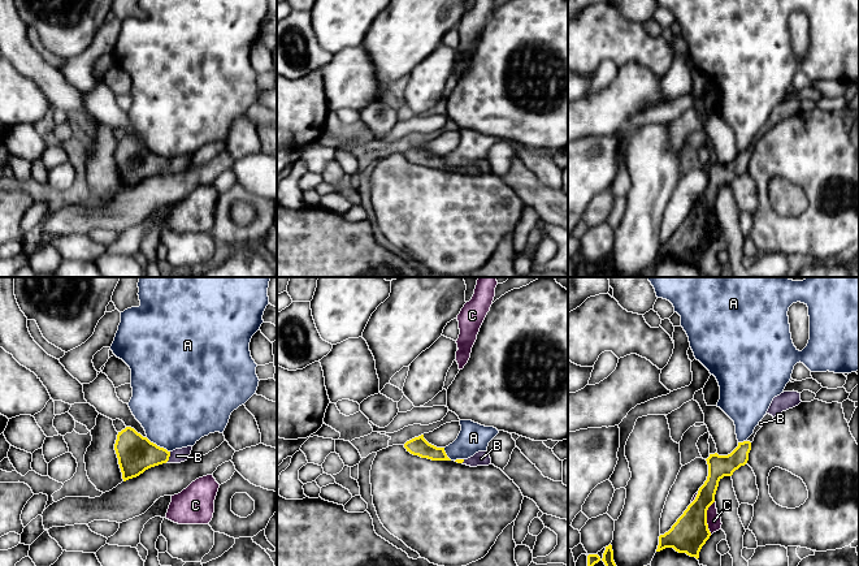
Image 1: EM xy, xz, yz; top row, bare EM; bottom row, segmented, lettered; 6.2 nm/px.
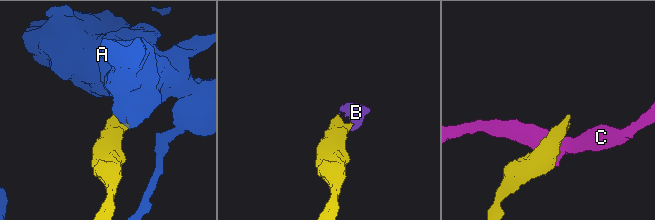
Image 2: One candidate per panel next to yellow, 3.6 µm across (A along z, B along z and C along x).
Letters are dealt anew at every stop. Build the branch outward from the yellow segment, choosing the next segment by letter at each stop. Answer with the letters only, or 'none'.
B

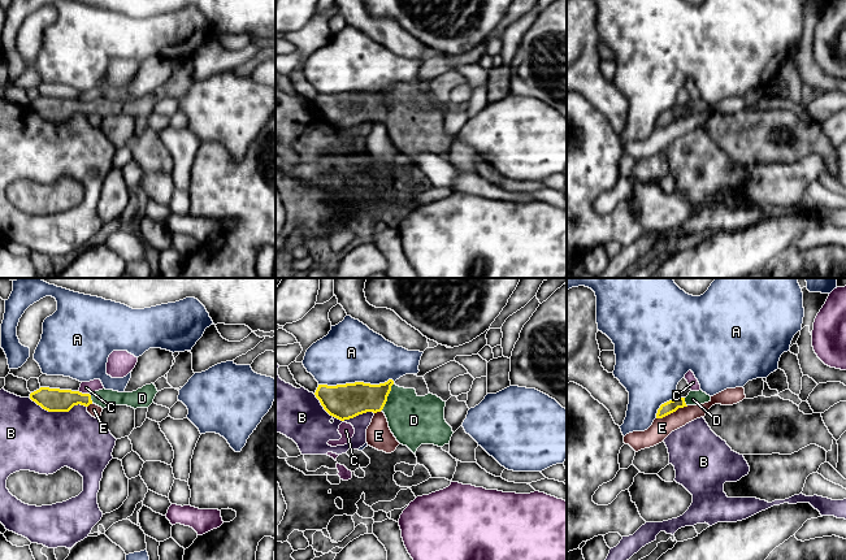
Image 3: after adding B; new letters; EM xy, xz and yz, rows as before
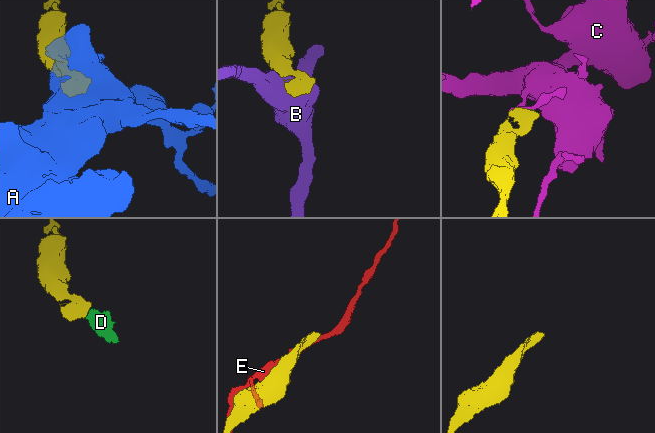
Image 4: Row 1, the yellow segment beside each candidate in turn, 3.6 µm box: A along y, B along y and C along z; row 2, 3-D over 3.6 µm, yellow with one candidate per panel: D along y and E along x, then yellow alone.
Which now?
D

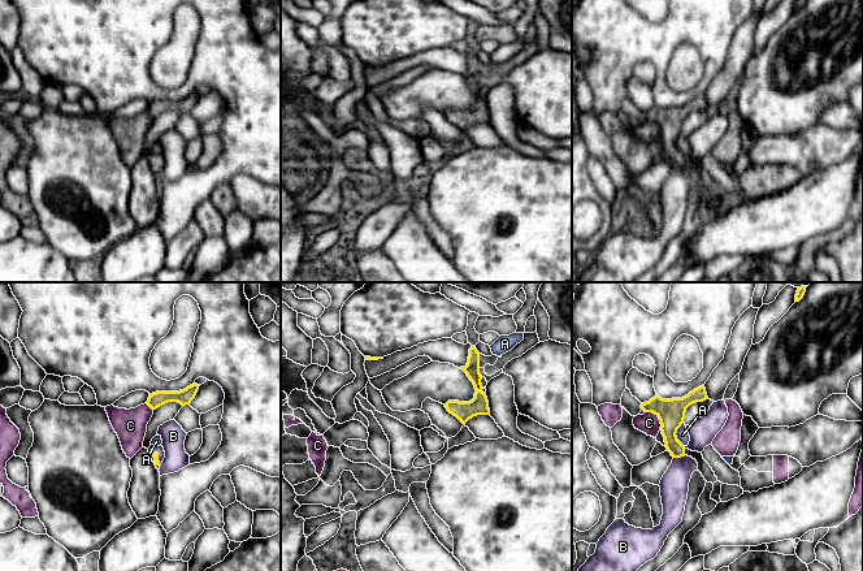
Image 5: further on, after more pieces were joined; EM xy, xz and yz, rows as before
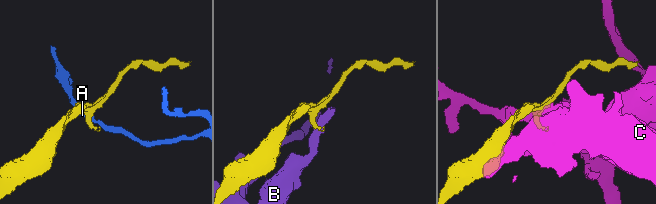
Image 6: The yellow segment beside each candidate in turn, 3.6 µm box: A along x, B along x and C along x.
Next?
none

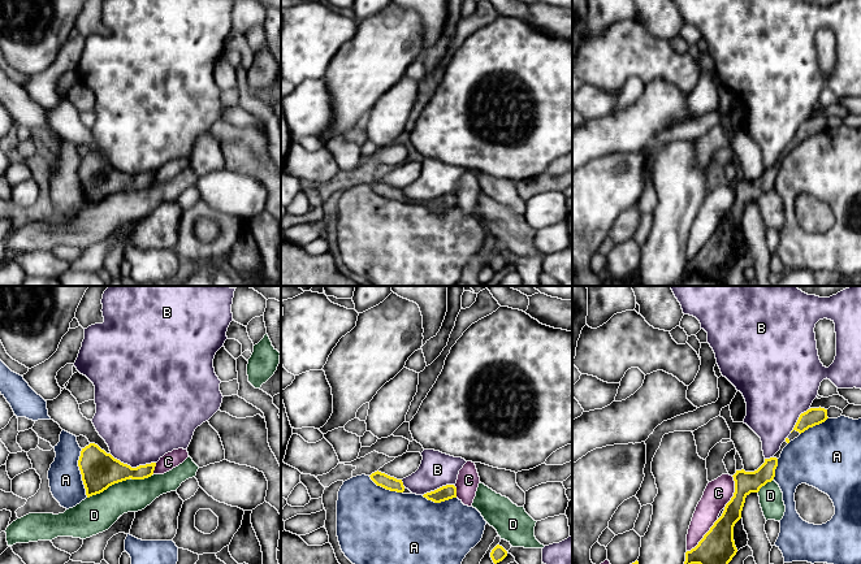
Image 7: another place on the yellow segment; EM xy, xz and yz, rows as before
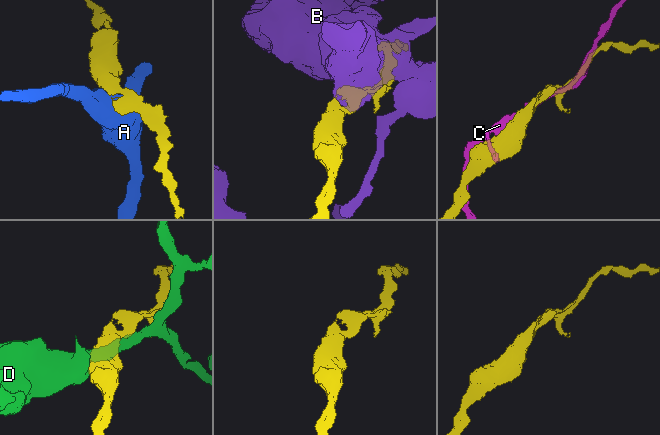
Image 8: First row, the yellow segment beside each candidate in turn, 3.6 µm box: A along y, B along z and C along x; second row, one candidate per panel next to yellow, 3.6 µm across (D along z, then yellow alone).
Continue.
none

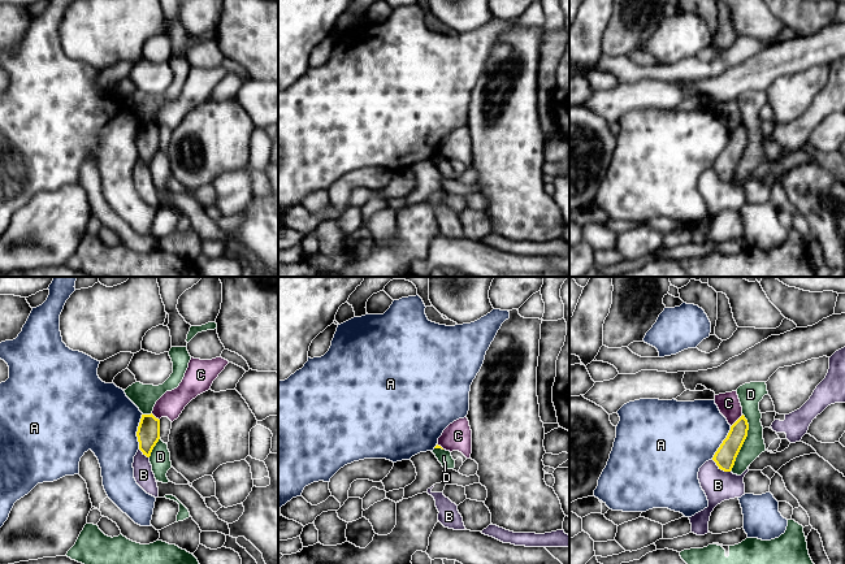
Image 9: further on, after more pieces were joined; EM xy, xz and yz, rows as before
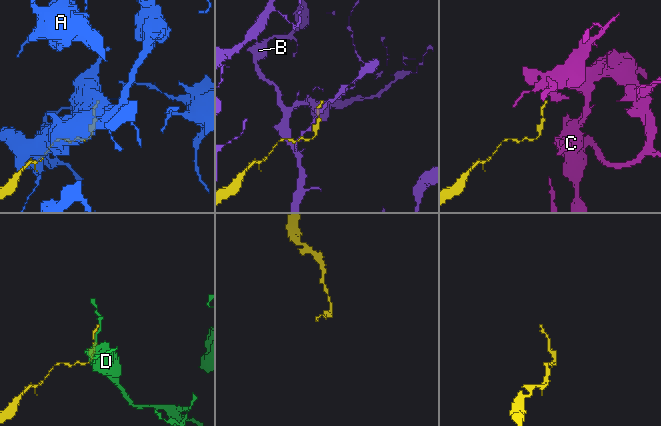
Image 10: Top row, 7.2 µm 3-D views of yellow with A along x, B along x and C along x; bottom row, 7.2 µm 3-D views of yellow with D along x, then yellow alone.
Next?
none

